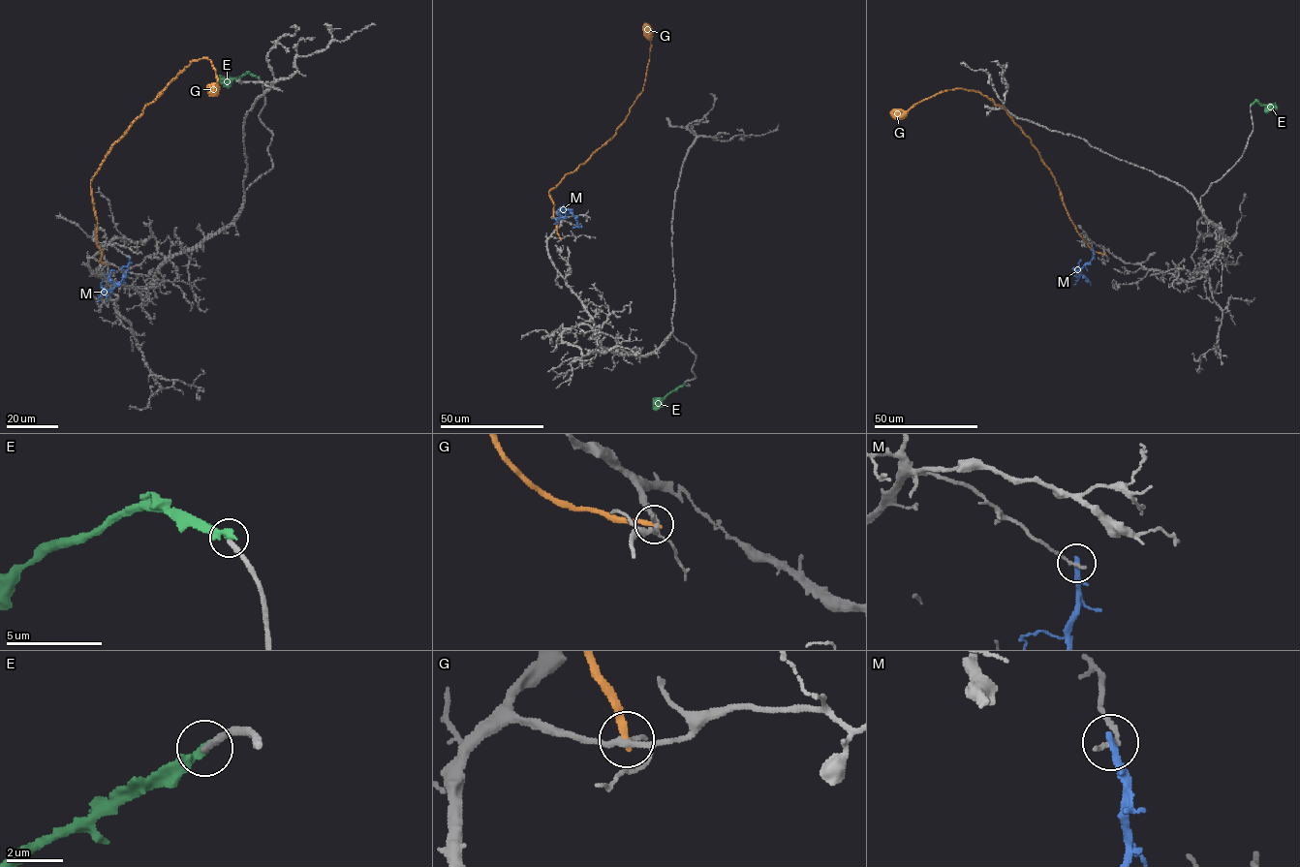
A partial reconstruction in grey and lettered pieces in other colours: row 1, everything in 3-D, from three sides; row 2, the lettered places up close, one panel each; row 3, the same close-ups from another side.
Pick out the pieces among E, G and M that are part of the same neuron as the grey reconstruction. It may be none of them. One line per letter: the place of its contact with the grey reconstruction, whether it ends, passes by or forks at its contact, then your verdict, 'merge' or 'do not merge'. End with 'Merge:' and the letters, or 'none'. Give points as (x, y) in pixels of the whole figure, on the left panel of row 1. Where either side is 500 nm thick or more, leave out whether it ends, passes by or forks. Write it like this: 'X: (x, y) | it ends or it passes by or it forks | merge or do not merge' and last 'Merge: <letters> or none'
E: (258, 77) | it ends | merge
G: (104, 263) | it ends | do not merge
M: (129, 257) | it ends | do not merge
Merge: E

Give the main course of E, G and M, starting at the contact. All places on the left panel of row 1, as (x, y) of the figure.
E: (259, 77), (243, 74), (226, 82), (221, 81)
G: (105, 263), (96, 242), (91, 178), (143, 108), (191, 62), (206, 58), (211, 62), (217, 84), (208, 87)
M: (129, 257), (125, 276), (112, 289), (104, 290), (108, 290), (97, 302)

